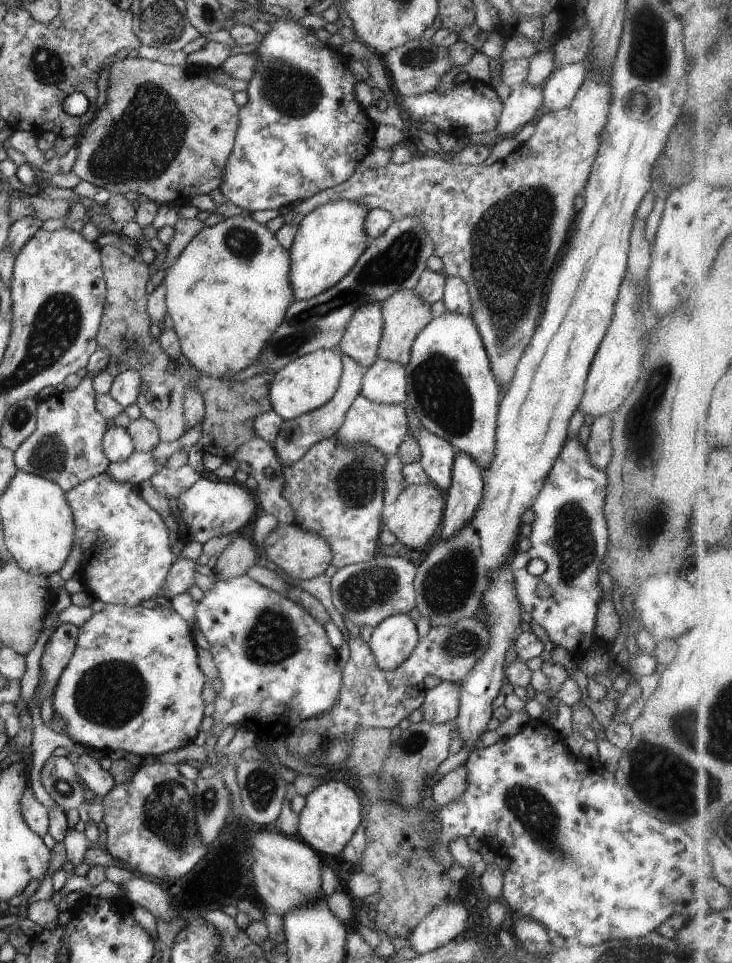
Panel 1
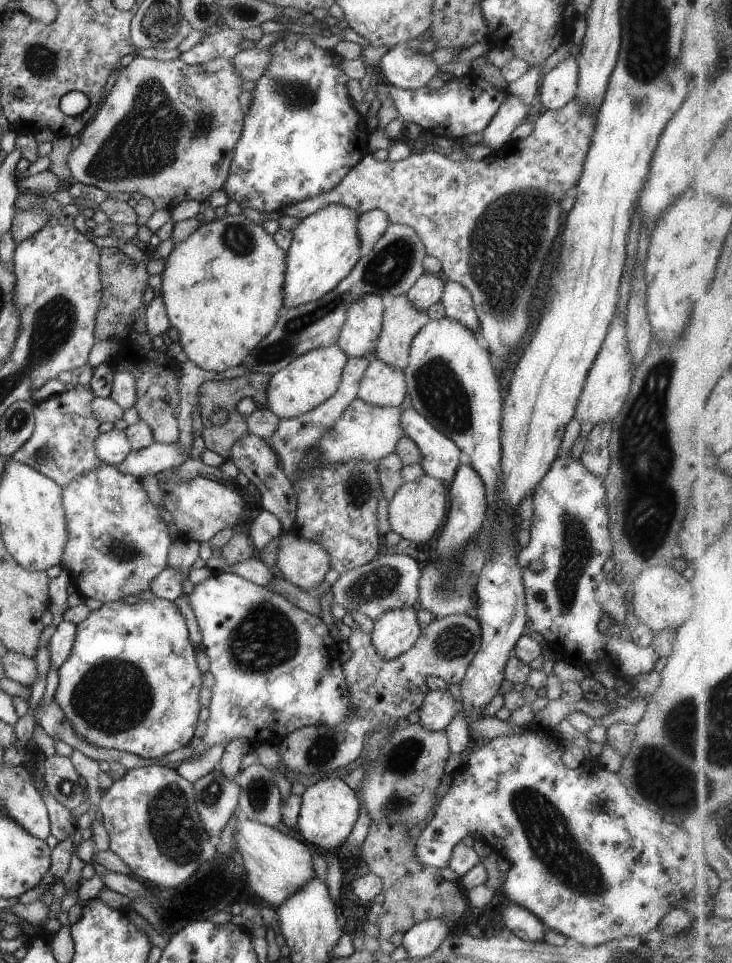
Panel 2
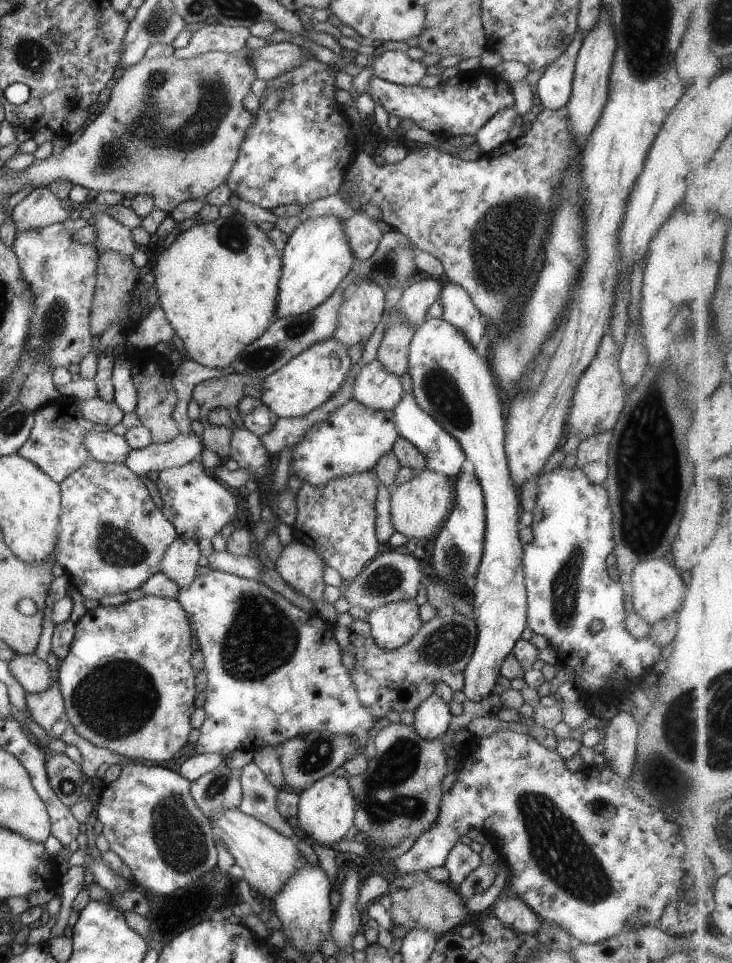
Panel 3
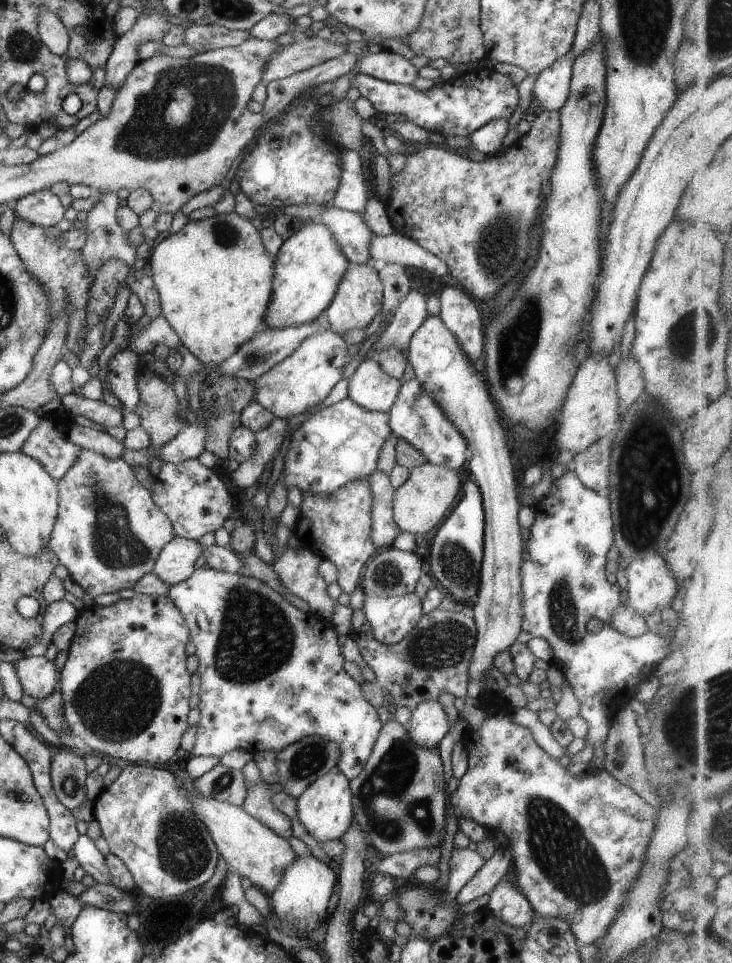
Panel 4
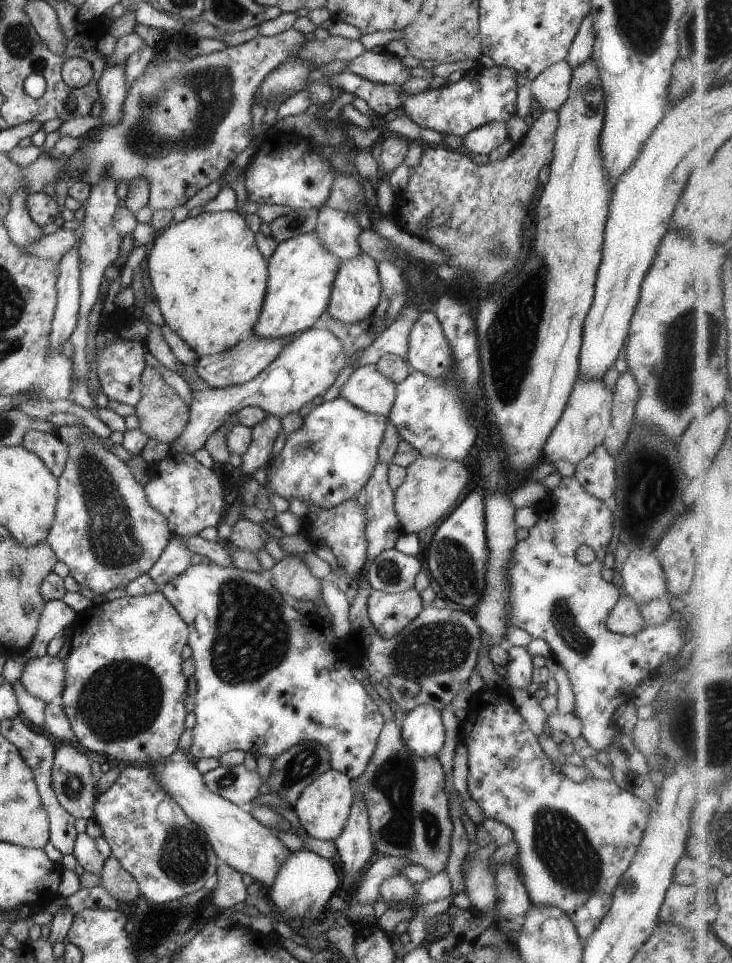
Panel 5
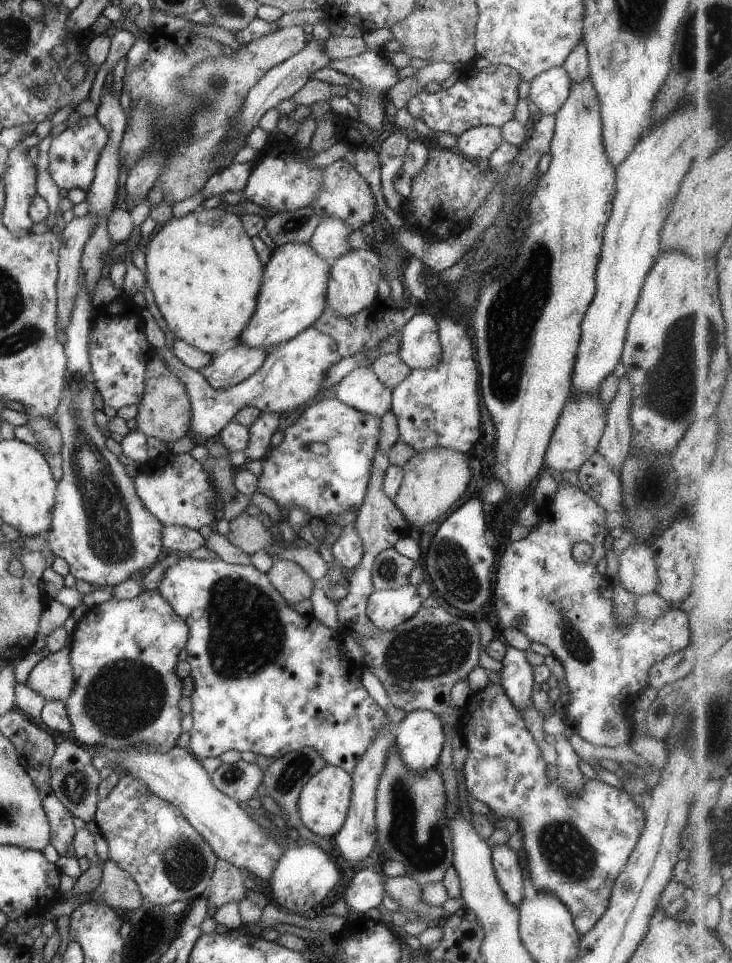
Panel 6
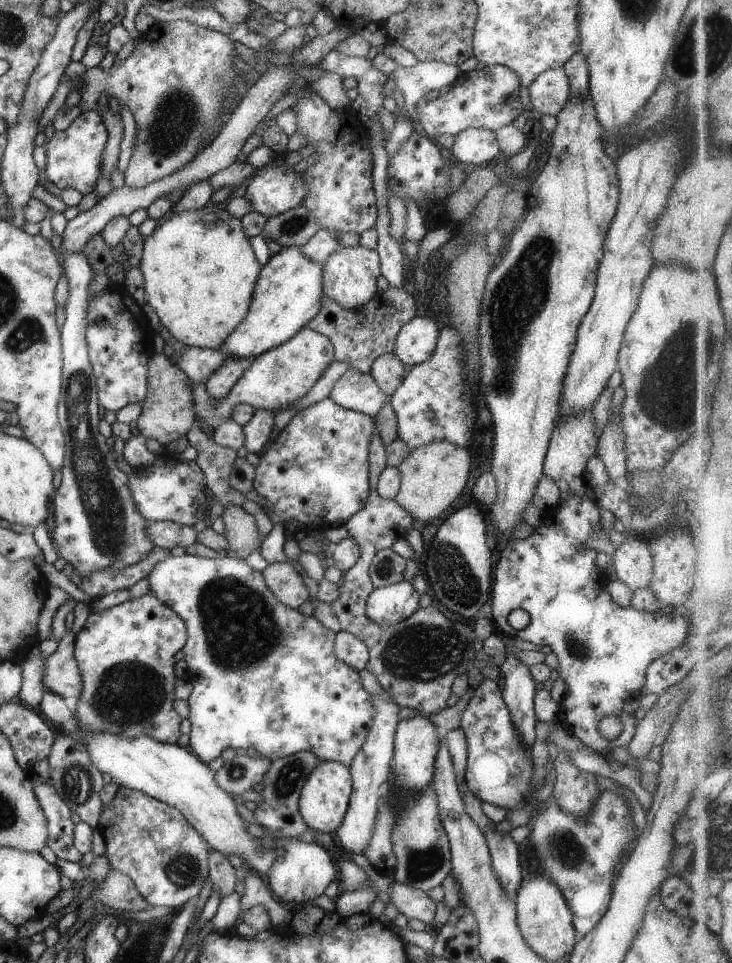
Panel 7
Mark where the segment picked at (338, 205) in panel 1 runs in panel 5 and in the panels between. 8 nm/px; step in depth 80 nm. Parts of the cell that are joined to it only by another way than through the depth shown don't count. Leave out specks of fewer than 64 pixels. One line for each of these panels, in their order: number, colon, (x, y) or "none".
2: (324, 247)
3: (316, 256)
4: (307, 267)
5: (300, 272)

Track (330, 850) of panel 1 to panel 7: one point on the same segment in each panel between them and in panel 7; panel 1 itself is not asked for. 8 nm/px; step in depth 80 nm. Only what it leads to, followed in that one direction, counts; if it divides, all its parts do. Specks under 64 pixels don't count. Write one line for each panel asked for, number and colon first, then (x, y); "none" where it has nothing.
2: (328, 809)
3: (326, 810)
4: (324, 809)
5: (322, 807)
6: (322, 804)
7: (323, 799)

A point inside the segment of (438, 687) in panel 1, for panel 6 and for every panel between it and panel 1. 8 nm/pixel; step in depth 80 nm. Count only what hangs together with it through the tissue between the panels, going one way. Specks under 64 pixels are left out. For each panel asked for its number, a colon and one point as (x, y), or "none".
2: (436, 710)
3: (431, 717)
4: (428, 723)
5: (422, 733)
6: (418, 740)

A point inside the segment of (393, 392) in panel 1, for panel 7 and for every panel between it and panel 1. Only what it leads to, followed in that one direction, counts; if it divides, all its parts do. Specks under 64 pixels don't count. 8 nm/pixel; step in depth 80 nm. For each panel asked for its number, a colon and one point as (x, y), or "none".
2: (380, 385)
3: (373, 386)
4: (368, 387)
5: (366, 389)
6: (359, 389)
7: (353, 390)

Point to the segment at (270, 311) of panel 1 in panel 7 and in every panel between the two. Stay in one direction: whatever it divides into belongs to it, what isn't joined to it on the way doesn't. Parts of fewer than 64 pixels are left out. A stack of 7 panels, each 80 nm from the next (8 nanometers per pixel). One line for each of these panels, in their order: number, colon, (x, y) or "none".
2: (221, 287)
3: (217, 282)
4: (213, 278)
5: (208, 278)
6: (202, 270)
7: (198, 268)

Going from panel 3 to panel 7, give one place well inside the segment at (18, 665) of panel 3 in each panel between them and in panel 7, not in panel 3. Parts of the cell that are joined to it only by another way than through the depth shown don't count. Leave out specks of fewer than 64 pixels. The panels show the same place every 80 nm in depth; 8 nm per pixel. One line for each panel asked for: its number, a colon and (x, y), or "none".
4: (37, 676)
5: (44, 677)
6: (52, 678)
7: (60, 675)

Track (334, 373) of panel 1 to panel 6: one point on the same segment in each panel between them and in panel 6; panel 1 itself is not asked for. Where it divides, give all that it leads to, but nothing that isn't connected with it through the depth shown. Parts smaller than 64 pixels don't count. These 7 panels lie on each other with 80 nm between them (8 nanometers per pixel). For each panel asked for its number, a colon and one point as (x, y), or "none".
2: (309, 379)
3: (308, 379)
4: (304, 378)
5: (308, 364)
6: (292, 373)

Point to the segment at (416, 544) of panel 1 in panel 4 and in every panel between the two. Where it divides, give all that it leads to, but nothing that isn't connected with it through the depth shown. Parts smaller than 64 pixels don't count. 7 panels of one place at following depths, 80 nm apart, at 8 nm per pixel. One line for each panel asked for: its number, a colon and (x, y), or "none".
2: (416, 509)
3: (418, 506)
4: (419, 503)

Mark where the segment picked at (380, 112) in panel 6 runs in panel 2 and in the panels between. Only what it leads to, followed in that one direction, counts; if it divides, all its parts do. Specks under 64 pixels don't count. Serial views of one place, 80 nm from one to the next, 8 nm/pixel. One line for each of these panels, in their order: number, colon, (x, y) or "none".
2: (406, 68)
3: (395, 67)
4: (386, 66)
5: (380, 67)

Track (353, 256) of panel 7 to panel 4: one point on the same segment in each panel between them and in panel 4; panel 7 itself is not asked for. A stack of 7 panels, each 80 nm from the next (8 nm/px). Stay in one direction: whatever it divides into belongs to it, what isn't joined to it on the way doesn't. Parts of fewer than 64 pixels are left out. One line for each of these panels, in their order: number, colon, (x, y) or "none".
4: (358, 297)
5: (354, 295)
6: (352, 281)

